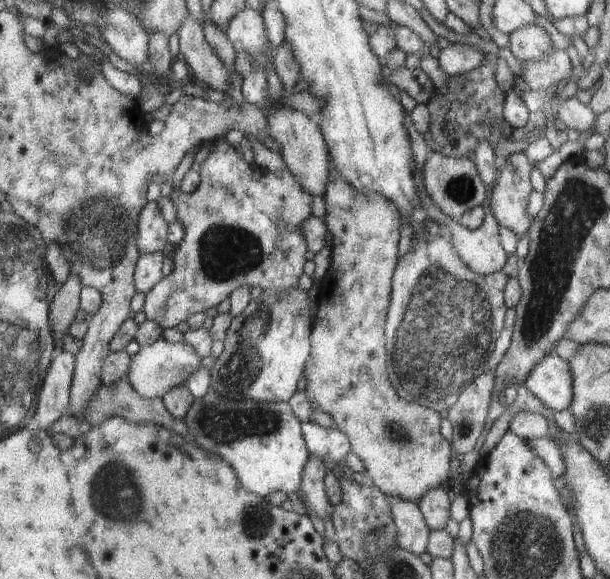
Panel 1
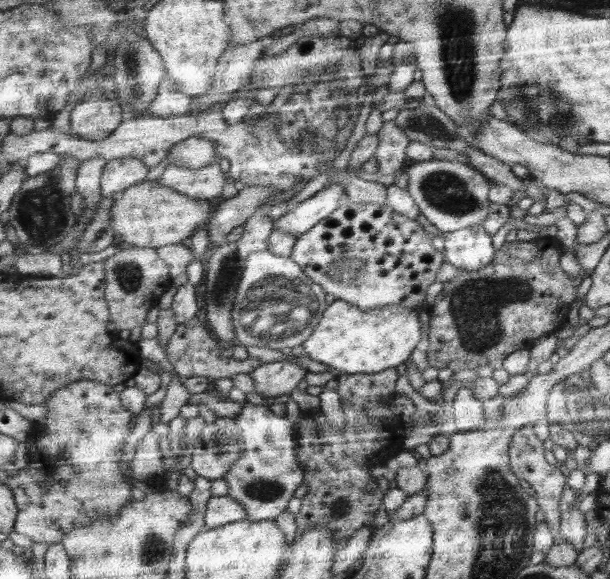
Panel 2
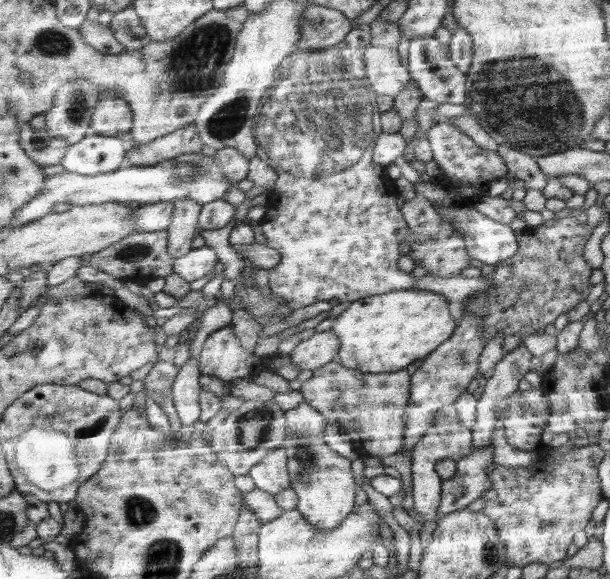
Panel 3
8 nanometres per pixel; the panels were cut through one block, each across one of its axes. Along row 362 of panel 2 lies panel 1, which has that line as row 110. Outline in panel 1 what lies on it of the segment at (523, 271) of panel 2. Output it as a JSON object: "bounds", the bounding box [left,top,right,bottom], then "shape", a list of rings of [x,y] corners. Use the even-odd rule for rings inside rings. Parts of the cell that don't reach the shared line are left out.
{"bounds":[423,57,506,158],"shape":[[[487,57],[484,64],[472,72],[460,77],[449,78],[447,92],[440,93],[436,90],[436,93],[427,102],[431,116],[431,128],[430,132],[426,131],[423,134],[423,138],[427,146],[433,151],[453,157],[468,156],[472,158],[475,148],[483,140],[490,141],[492,148],[494,148],[498,140],[506,139],[500,135],[498,130],[489,125],[481,124],[485,116],[495,117],[498,120],[502,119],[505,122],[501,116],[504,96],[496,84],[495,78],[496,57]],[[464,81],[465,83],[463,83]]]}

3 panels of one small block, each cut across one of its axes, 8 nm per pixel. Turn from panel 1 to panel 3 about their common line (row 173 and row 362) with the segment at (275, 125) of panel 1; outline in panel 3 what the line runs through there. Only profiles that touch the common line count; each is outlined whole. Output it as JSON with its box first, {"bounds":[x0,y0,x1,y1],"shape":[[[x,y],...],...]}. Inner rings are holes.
{"bounds":[289,331,340,371],"shape":[[[330,331],[314,333],[300,343],[289,354],[292,364],[300,371],[316,371],[328,363],[337,360],[340,348],[339,337]]]}

